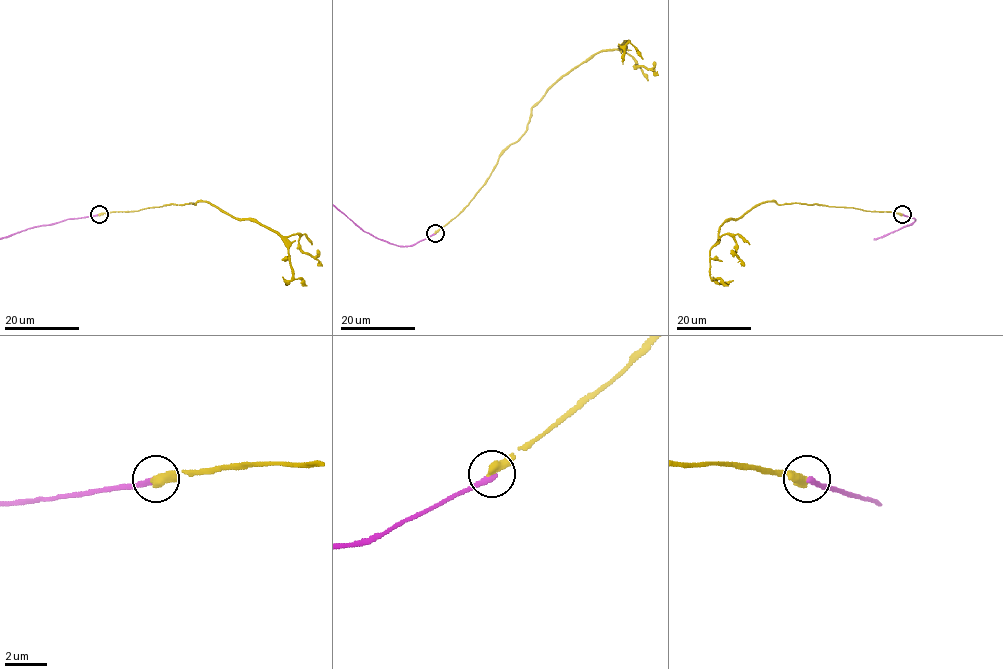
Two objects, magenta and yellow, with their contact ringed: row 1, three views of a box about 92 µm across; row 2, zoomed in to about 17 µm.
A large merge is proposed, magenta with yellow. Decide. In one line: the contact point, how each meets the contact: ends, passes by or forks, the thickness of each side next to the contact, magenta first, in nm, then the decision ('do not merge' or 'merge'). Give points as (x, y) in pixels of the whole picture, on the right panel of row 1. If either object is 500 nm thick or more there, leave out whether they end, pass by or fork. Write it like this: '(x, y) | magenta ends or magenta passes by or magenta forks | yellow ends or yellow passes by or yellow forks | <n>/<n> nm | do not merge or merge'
(902, 214) | magenta ends | yellow ends | 300/460 nm | do not merge

